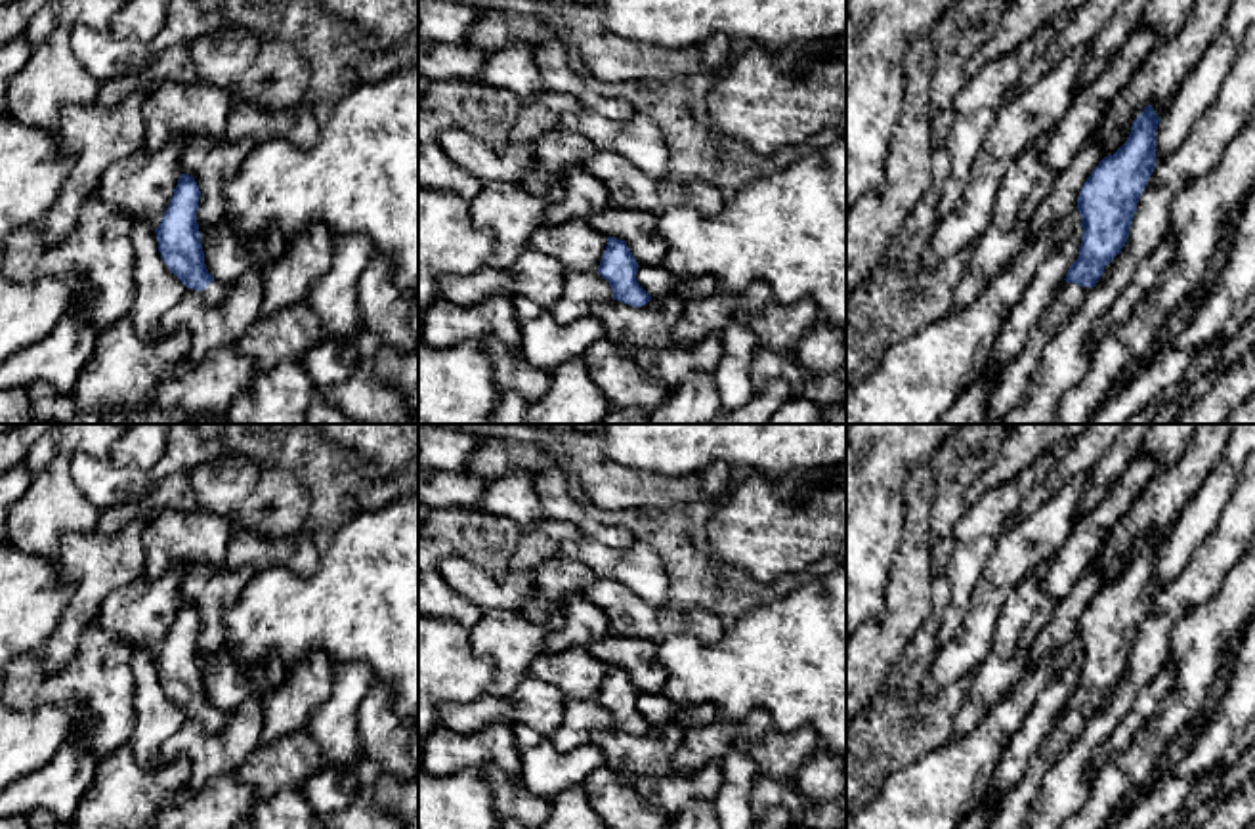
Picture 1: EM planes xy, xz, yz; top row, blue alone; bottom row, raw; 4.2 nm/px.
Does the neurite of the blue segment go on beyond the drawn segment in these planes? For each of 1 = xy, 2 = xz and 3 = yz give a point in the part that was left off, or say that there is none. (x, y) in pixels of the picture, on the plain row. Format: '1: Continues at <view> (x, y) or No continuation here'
1: Continues at xy (214, 721)
2: No continuation here
3: Continues at yz (1070, 726)

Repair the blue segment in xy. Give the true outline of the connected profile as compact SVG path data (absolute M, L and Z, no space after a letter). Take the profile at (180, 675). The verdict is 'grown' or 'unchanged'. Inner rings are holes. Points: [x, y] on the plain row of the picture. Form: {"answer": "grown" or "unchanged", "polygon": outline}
{"answer": "grown", "polygon": "M181 602L168 636L155 657L159 680L168 697L187 714L199 718L206 735L225 726L227 714L206 697L197 651L201 619L193 604Z"}

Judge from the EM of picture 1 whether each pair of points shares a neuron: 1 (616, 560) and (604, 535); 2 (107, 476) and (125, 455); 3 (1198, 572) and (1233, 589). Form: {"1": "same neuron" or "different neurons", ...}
{"1": "different neurons", "2": "different neurons", "3": "different neurons"}

